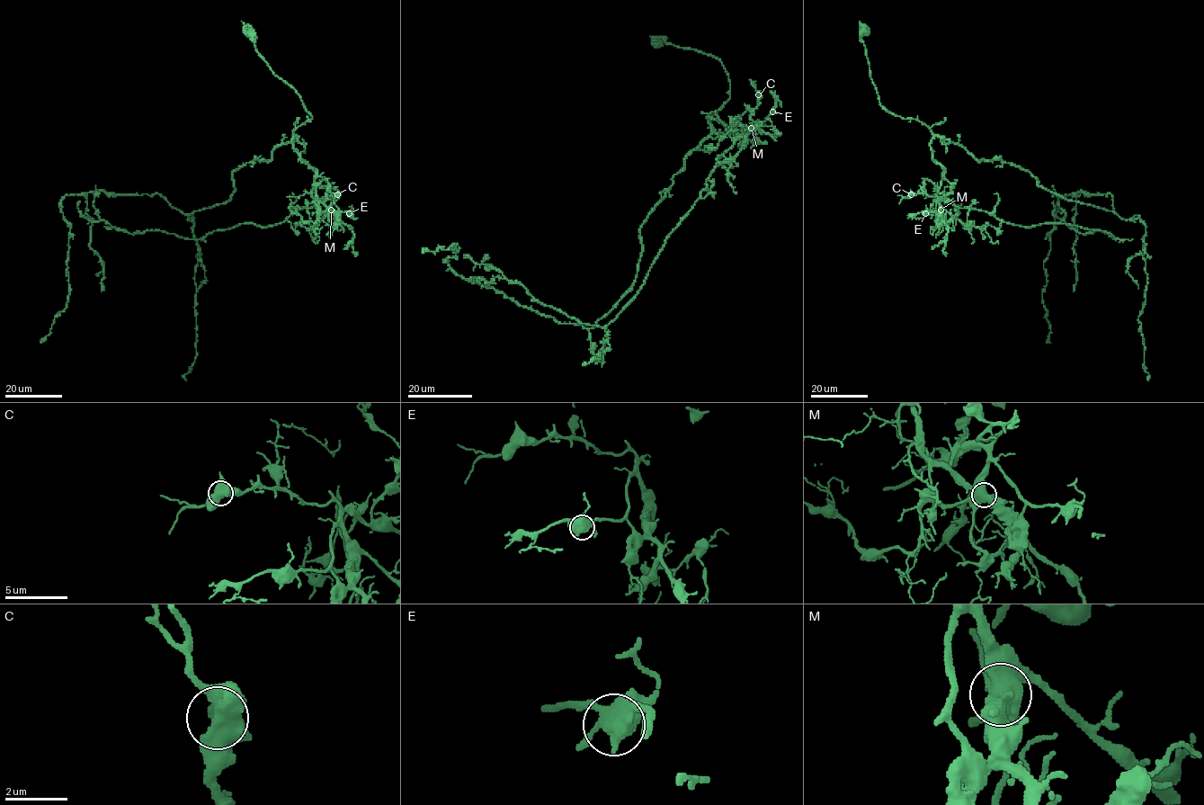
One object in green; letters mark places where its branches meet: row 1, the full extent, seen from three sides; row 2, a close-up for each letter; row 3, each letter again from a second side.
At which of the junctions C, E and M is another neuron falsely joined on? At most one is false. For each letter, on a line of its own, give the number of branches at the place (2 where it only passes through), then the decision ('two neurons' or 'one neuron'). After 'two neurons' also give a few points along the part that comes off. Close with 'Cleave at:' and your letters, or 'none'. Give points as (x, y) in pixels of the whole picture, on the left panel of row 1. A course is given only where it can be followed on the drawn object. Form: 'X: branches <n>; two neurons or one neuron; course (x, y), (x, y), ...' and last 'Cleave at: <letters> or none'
C: branches 4; one neuron
E: branches 4; one neuron
M: branches 4; two neurons; course (331, 209), (327, 199), (279, 224), (243, 223), (202, 238), (131, 234), (100, 219), (96, 185)
Cleave at: M

